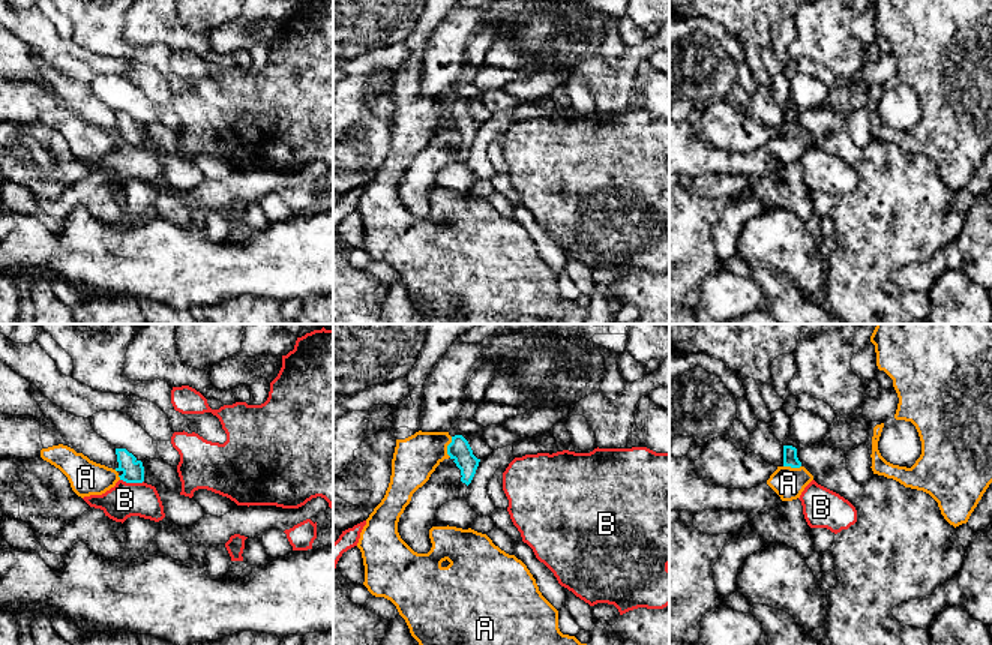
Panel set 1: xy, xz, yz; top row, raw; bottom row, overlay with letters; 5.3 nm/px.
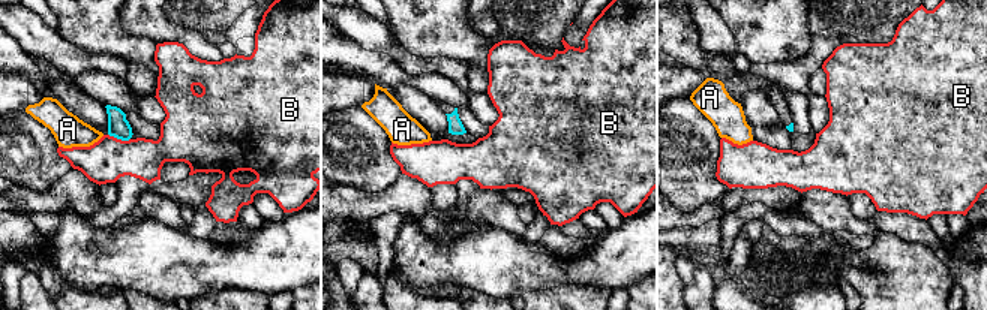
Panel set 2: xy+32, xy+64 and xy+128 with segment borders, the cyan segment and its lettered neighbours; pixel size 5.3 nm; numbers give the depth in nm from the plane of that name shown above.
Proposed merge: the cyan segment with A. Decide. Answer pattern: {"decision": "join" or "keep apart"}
{"decision": "keep apart"}

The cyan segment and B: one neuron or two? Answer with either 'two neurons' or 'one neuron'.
two neurons

